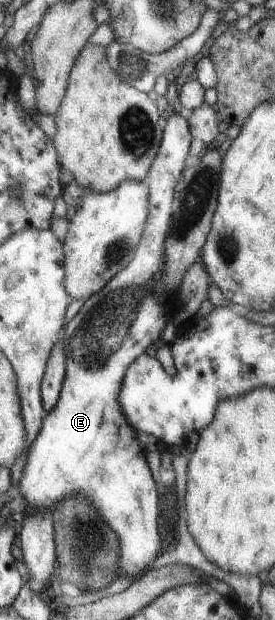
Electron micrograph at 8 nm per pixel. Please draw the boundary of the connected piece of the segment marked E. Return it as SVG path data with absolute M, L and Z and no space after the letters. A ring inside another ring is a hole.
M172 112L165 122L159 152L156 158L153 158L152 166L149 166L146 175L149 196L148 218L145 221L136 253L133 254L132 261L125 265L125 268L121 269L115 277L112 277L103 289L84 300L78 312L61 330L63 333L61 346L63 346L66 364L63 384L61 384L55 406L49 414L44 414L40 433L35 436L35 440L27 449L25 466L17 482L17 493L21 494L23 504L25 504L23 516L27 516L31 510L52 510L57 502L61 502L67 496L83 496L95 508L95 512L105 520L105 524L111 528L112 532L117 534L119 550L117 550L115 574L119 578L141 576L145 568L161 555L161 538L159 538L159 526L157 526L157 516L159 516L157 486L153 482L151 470L147 468L143 460L143 454L141 454L143 446L133 440L135 432L131 432L129 422L125 422L125 416L121 414L117 394L120 393L121 382L124 381L128 366L139 357L149 342L153 342L159 336L161 328L167 325L161 302L169 302L169 306L175 306L169 296L153 294L153 278L157 278L161 274L161 266L165 266L164 248L169 222L172 221L174 211L175 191L190 149L190 139L186 116Z

